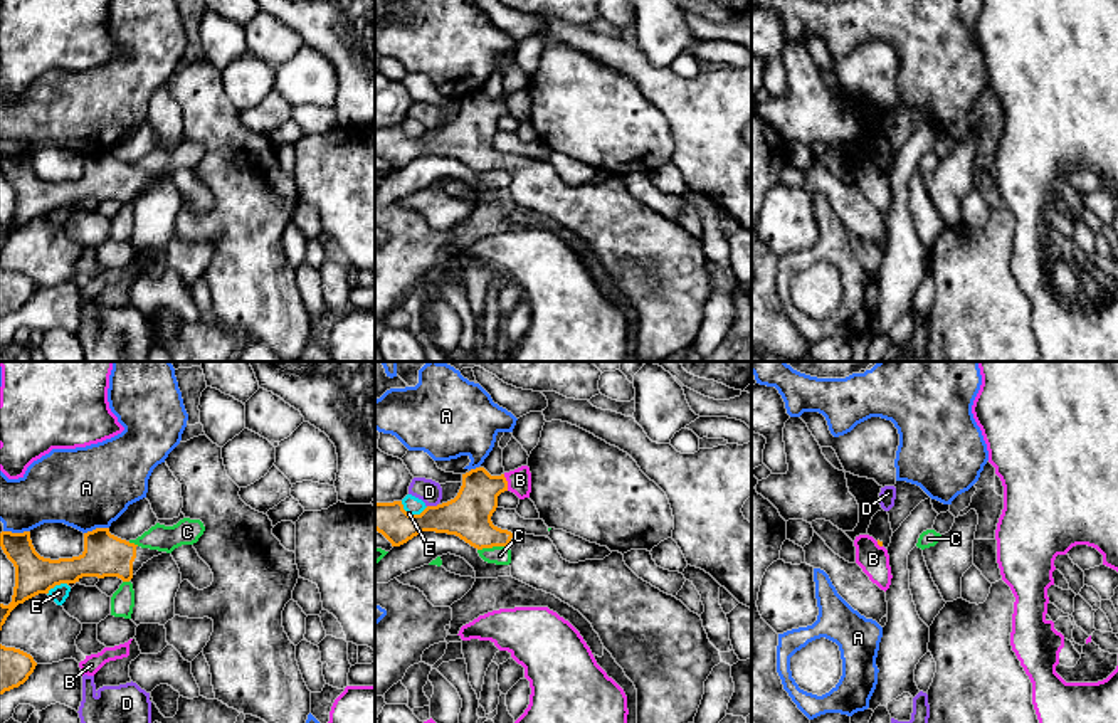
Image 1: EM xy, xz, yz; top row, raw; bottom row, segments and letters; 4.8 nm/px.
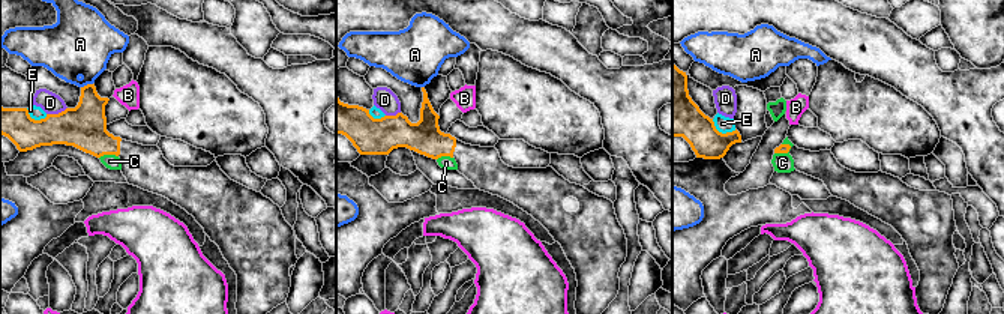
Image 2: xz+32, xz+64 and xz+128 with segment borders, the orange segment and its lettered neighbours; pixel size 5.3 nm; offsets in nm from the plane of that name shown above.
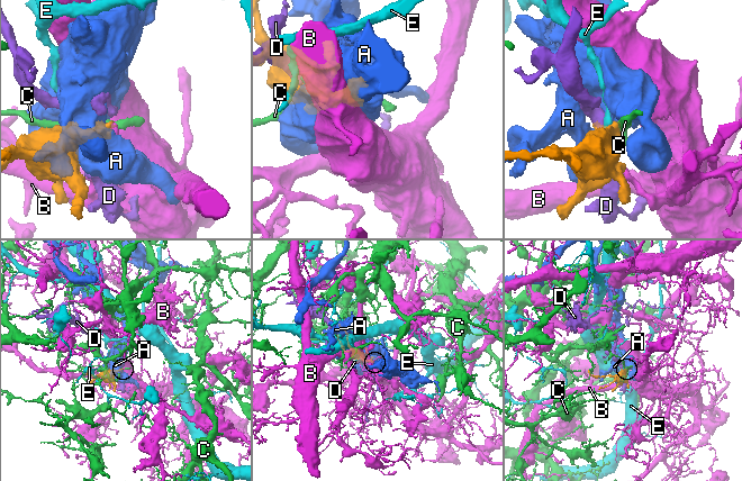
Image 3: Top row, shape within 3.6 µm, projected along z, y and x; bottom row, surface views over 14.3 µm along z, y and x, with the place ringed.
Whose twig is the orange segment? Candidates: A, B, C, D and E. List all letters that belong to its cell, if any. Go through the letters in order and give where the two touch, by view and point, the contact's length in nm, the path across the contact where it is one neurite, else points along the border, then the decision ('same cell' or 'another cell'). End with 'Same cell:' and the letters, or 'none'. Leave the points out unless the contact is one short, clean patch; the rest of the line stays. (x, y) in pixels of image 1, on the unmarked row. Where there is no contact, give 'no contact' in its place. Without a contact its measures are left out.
A: meets orange in xy at (96, 152); contact 120 nm long; another cell
B: meets orange in xz at (506, 106); contact 80 nm long; border along xz (503, 98), (508, 113); another cell
C: meets orange in xz at (493, 168); contact 150 nm long; another cell
D: meets orange in xz at (432, 130); contact 60 nm long; border along xz (437, 126), (427, 130); another cell
E: meets orange in xz at (412, 138); contact 140 nm long; border along xz (400, 125), (409, 137), (421, 137), (427, 130); another cell
Same cell: none

